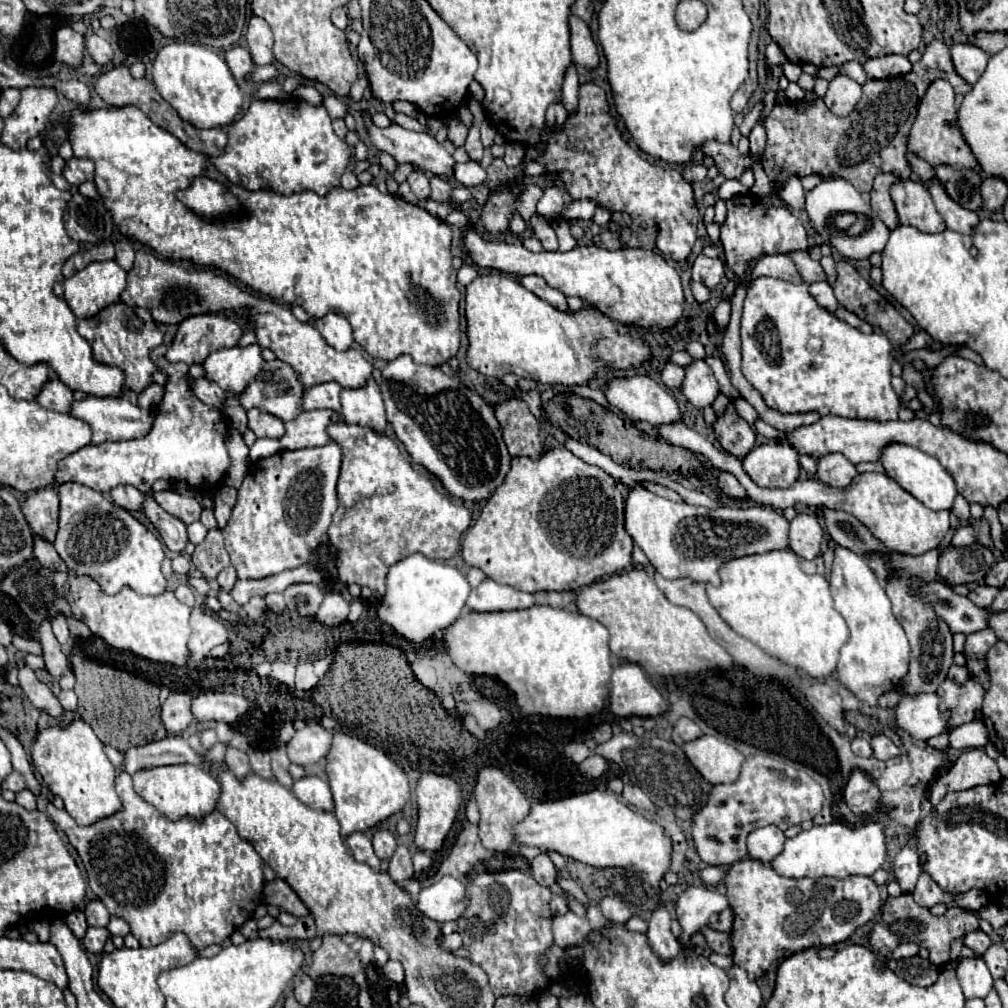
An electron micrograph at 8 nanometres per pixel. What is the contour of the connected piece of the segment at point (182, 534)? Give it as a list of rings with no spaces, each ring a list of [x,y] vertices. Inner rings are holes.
[[[152,493],[146,495],[146,505],[144,505],[144,515],[152,521],[152,525],[158,529],[162,541],[172,553],[182,553],[188,537],[186,537],[186,525],[178,521],[176,517],[170,517],[154,499]]]

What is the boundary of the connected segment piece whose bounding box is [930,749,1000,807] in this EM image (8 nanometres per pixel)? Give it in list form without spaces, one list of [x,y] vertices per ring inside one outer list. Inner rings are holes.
[[[970,749],[964,751],[954,763],[954,767],[932,785],[930,803],[932,807],[936,807],[946,793],[996,783],[1000,783],[1000,771],[996,767],[996,761],[992,761],[982,749]]]

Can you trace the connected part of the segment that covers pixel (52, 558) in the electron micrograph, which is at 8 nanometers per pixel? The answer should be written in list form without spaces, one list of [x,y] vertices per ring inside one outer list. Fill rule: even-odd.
[[[34,535],[34,555],[38,557],[38,561],[42,561],[42,565],[46,565],[48,569],[54,571],[68,571],[68,567],[64,565],[64,561],[60,559],[60,555],[56,553],[54,545],[38,535]]]

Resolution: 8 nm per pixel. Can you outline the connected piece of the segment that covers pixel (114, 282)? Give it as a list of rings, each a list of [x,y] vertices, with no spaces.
[[[98,261],[98,263],[90,263],[76,275],[64,279],[62,297],[70,305],[70,309],[74,311],[76,317],[92,317],[100,309],[120,301],[120,293],[124,287],[126,287],[126,271],[118,263],[116,261]]]

